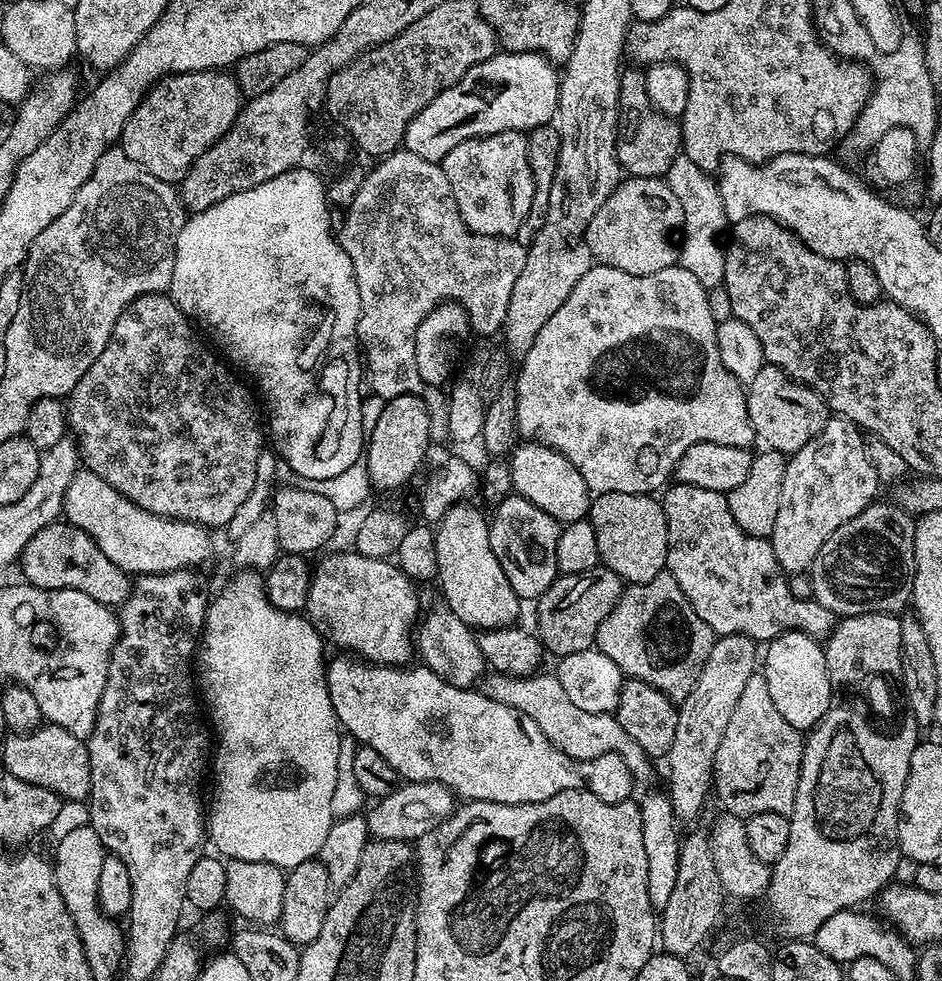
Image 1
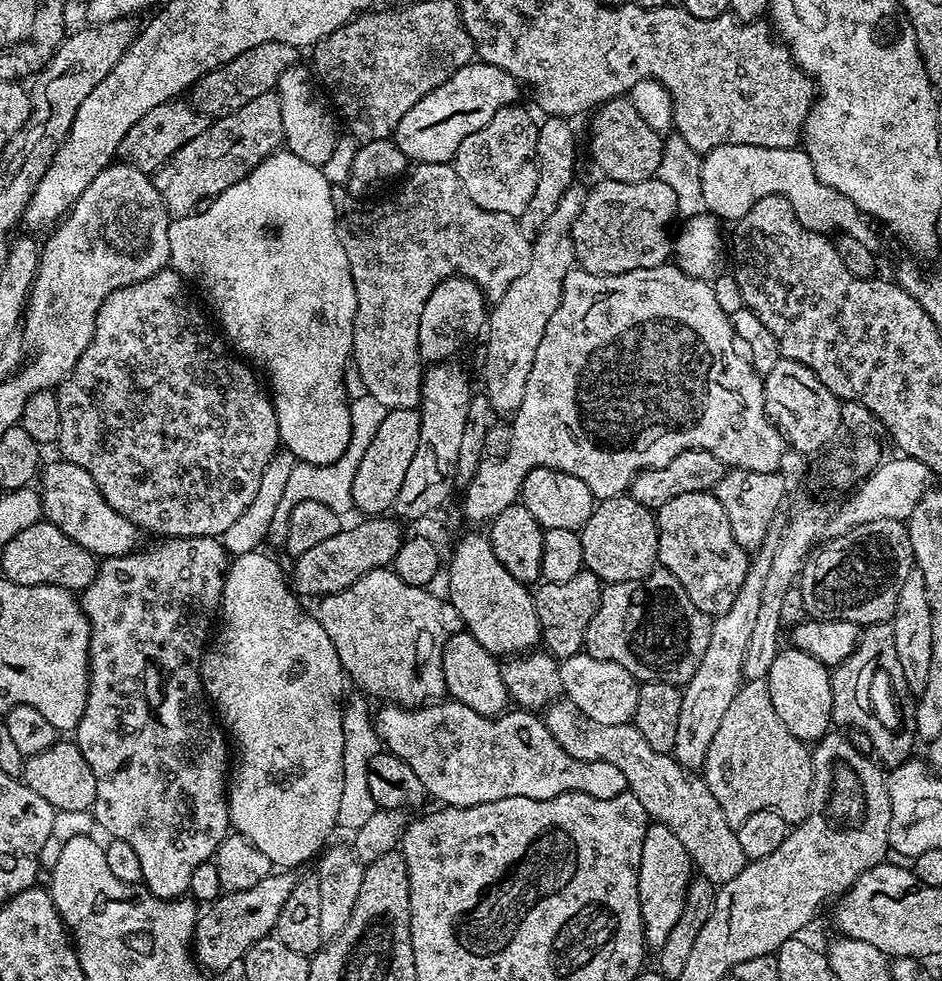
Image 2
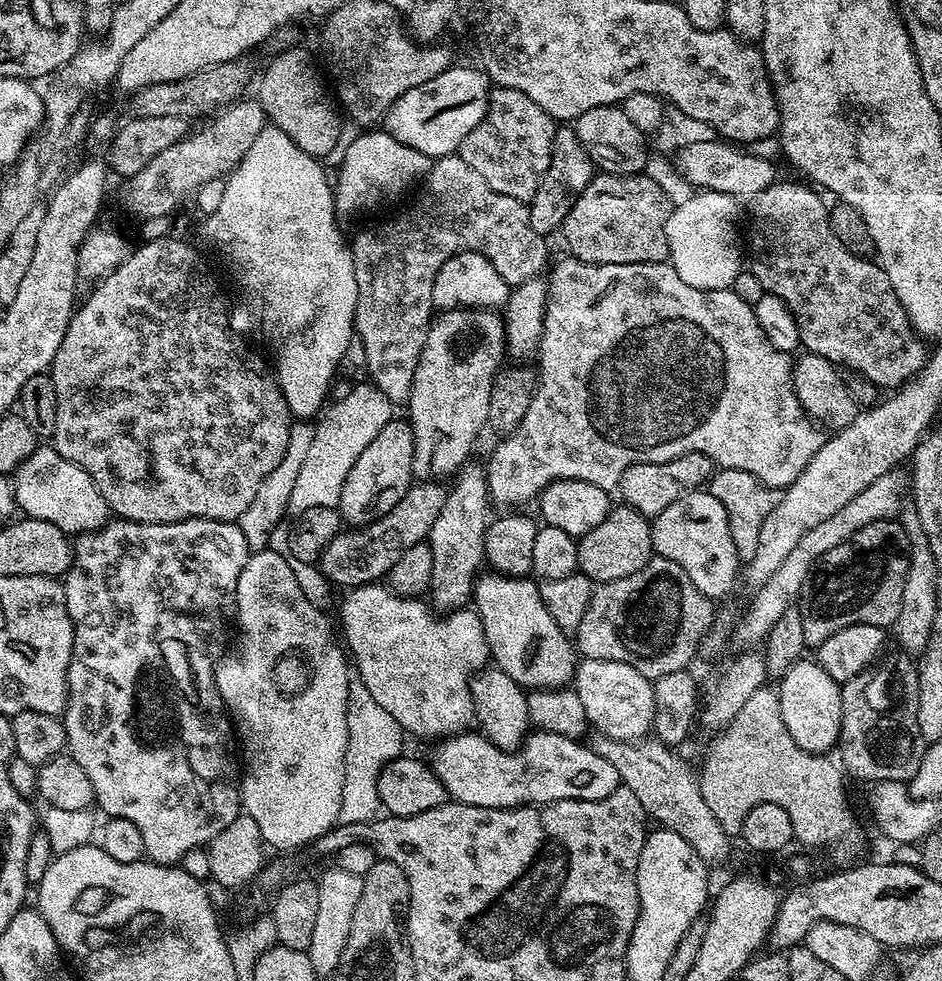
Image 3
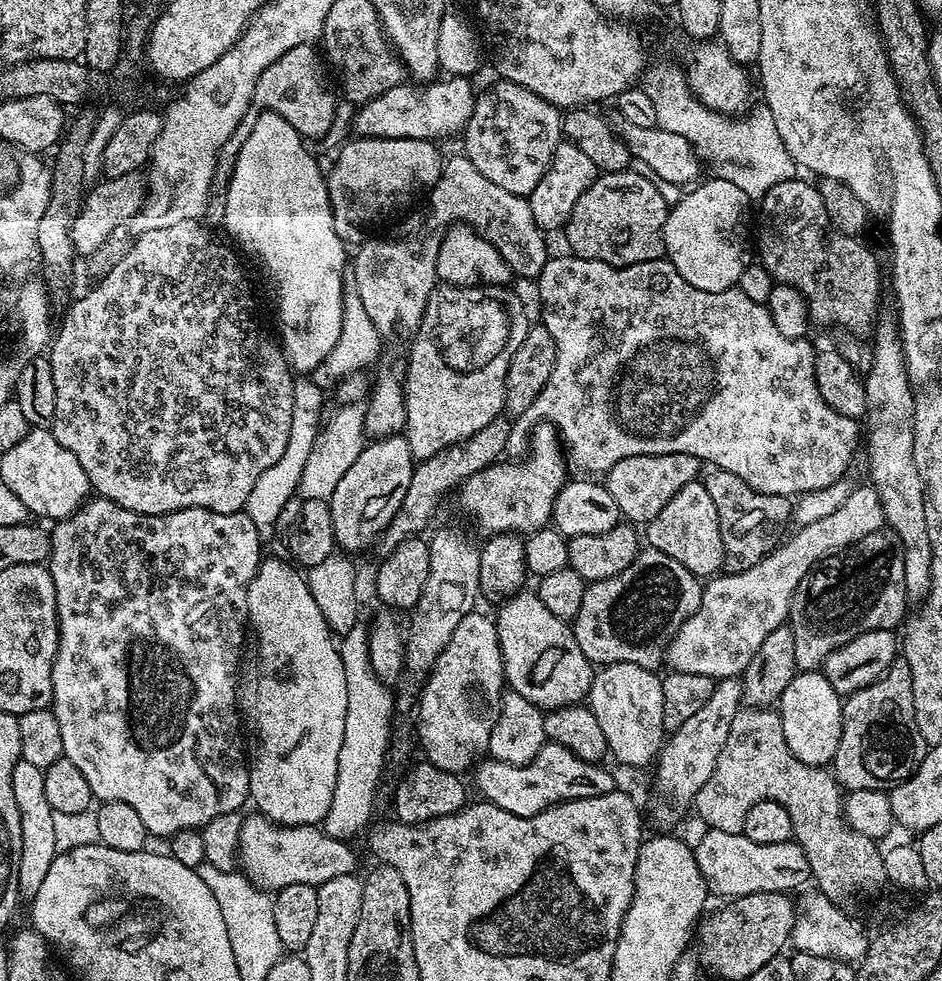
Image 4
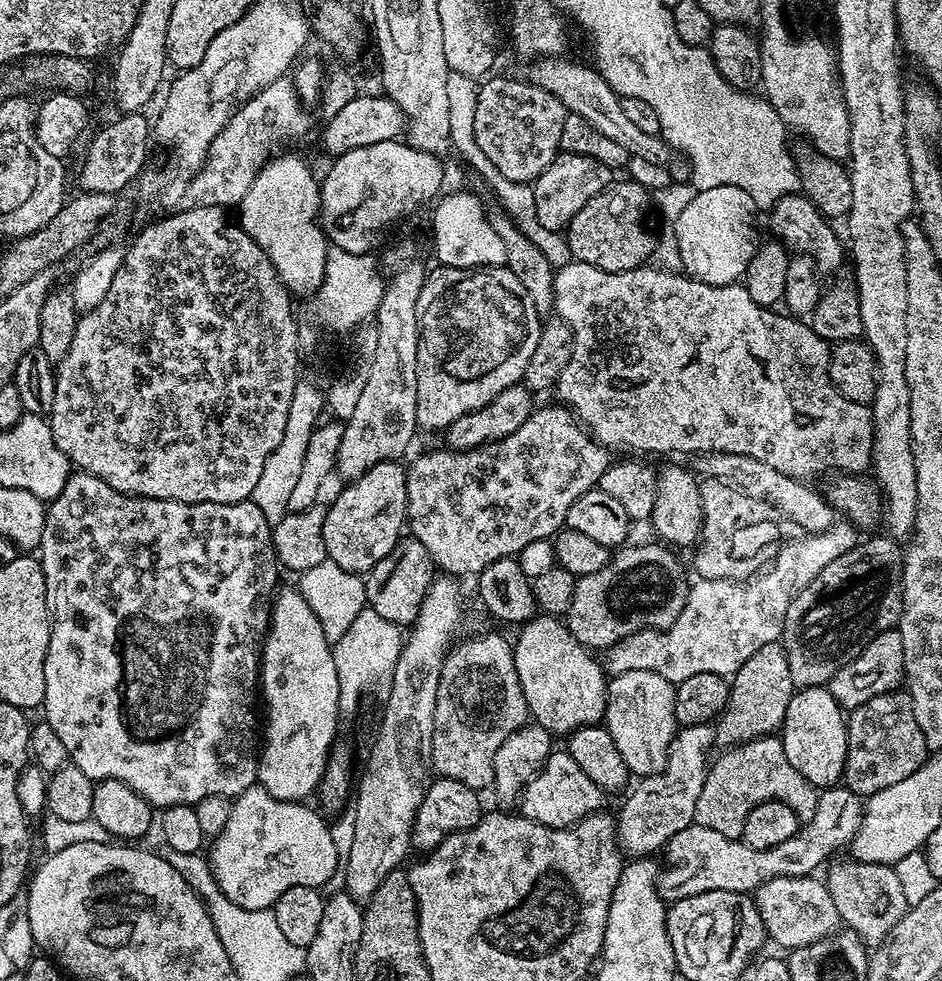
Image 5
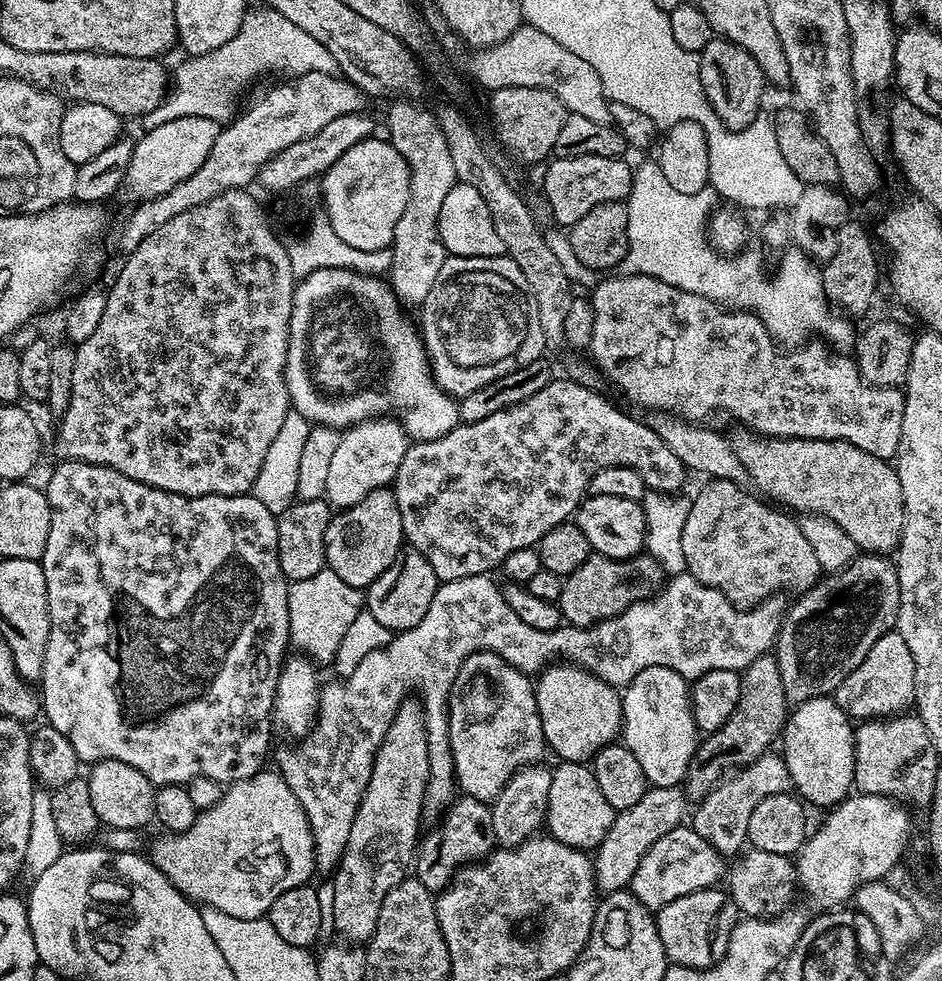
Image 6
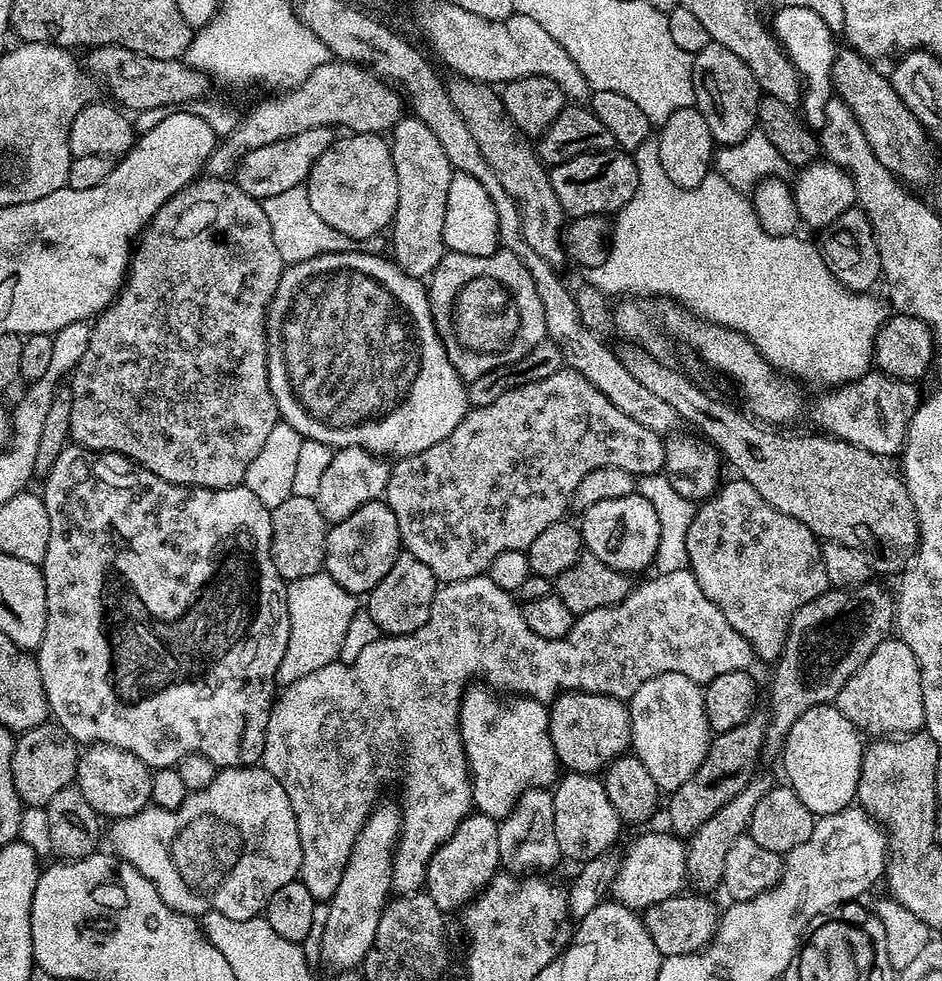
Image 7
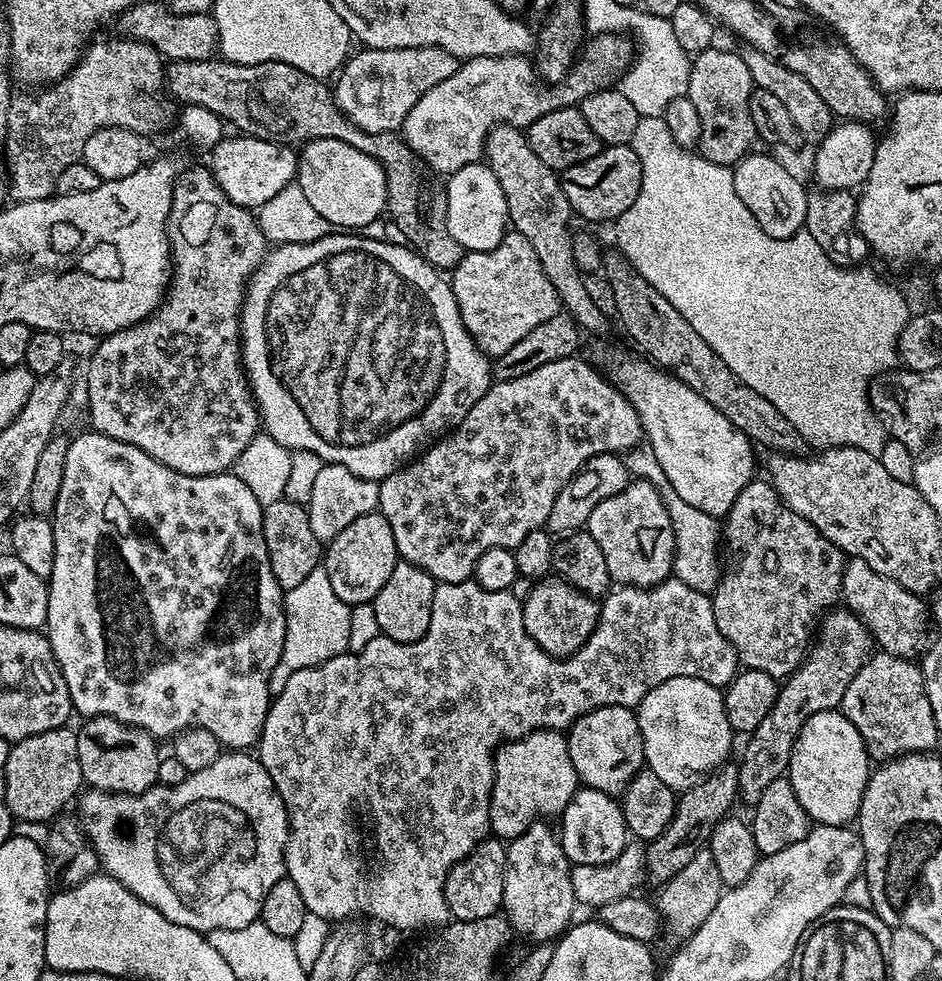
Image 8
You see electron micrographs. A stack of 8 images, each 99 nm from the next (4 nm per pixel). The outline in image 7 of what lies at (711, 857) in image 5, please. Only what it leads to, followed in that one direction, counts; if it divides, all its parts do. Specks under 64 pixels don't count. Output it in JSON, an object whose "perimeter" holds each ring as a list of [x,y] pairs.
{"perimeter":[[[648,832],[632,844],[632,849],[619,861],[610,896],[615,903],[633,910],[643,910],[685,891],[688,879],[688,849],[685,841],[675,834]]]}

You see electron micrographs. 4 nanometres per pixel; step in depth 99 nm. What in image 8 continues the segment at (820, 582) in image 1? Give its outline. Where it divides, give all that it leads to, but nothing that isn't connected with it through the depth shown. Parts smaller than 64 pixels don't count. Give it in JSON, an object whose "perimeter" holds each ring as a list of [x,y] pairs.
{"perimeter":[[[837,607],[819,621],[814,643],[807,649],[804,663],[780,684],[780,693],[776,695],[774,706],[770,706],[770,714],[766,714],[747,737],[748,745],[738,759],[736,769],[741,801],[745,800],[748,806],[756,805],[758,798],[762,798],[762,790],[787,773],[794,742],[810,717],[840,708],[846,686],[850,686],[854,674],[858,674],[870,655],[868,644],[868,627],[847,607]]]}

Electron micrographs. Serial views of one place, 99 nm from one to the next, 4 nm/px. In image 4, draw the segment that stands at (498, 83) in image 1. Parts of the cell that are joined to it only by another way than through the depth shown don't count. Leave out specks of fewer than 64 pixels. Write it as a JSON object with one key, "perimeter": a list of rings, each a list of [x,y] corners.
{"perimeter":[[[448,76],[435,82],[425,83],[423,87],[413,86],[408,82],[394,86],[386,90],[386,94],[378,94],[378,98],[361,104],[355,109],[355,135],[387,140],[414,138],[433,142],[440,142],[443,136],[452,136],[455,132],[457,135],[467,124],[476,105],[478,92],[477,89],[472,89],[472,83],[471,79],[462,76]]]}

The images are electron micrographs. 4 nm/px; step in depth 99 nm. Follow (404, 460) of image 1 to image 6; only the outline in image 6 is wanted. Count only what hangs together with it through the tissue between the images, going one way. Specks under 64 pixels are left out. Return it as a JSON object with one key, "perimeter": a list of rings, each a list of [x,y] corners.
{"perimeter":[[[383,487],[366,494],[362,502],[337,511],[328,522],[324,558],[327,567],[332,569],[342,582],[364,590],[372,584],[394,562],[394,558],[405,547],[402,530],[402,514],[398,514],[398,502],[391,487]]]}

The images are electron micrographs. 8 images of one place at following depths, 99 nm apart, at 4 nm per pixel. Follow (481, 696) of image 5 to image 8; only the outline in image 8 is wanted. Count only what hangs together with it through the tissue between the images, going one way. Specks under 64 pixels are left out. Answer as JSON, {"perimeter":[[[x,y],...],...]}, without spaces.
{"perimeter":[[[541,730],[521,740],[507,741],[497,748],[494,763],[490,828],[504,842],[518,838],[541,818],[548,818],[544,816],[559,817],[581,787],[574,762],[570,762],[568,737],[560,730]]]}

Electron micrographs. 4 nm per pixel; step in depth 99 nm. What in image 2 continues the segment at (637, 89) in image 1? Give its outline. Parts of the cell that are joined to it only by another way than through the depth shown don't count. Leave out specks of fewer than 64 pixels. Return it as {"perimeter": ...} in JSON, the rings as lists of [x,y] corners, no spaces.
{"perimeter":[[[627,95],[608,100],[595,109],[593,116],[596,117],[592,120],[588,148],[607,179],[618,182],[642,182],[653,179],[659,173],[665,137],[646,124]]]}

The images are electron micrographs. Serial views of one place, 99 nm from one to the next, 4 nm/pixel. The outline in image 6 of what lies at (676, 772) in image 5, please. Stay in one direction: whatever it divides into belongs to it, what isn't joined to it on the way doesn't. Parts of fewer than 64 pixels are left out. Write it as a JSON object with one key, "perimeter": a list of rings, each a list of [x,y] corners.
{"perimeter":[[[649,787],[648,792],[642,794],[642,798],[634,802],[634,806],[630,806],[630,810],[616,813],[606,838],[602,838],[600,847],[594,852],[597,889],[604,894],[627,889],[634,878],[634,870],[638,870],[638,862],[642,862],[646,850],[650,850],[650,846],[654,846],[658,838],[670,834],[670,830],[685,823],[688,807],[690,808],[690,801],[683,787]]]}

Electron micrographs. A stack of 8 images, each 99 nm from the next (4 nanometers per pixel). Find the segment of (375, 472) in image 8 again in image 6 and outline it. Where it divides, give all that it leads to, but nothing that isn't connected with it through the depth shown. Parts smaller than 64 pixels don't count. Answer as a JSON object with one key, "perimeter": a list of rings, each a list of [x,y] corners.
{"perimeter":[[[352,268],[316,269],[308,276],[303,277],[292,290],[292,313],[290,314],[290,326],[288,327],[288,349],[284,355],[284,381],[288,391],[288,399],[291,407],[298,414],[302,414],[313,425],[324,424],[328,428],[347,430],[353,424],[361,424],[364,420],[373,417],[383,417],[391,414],[399,421],[401,427],[407,432],[413,441],[437,440],[442,438],[456,425],[461,423],[460,405],[453,397],[449,396],[432,374],[432,365],[428,362],[428,354],[424,350],[424,342],[420,339],[417,325],[400,318],[402,304],[392,291],[392,286],[387,279],[379,275],[368,275],[354,271]]]}

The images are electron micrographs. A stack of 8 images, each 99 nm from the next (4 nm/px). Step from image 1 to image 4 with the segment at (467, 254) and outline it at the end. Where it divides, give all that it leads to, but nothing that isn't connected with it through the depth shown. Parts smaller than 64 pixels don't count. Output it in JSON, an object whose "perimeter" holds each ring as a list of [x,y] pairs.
{"perimeter":[[[463,154],[443,161],[438,182],[427,193],[427,200],[428,204],[421,203],[412,210],[417,212],[409,211],[409,216],[393,232],[365,239],[357,247],[361,248],[356,257],[353,260],[351,257],[350,274],[356,278],[354,291],[381,334],[396,327],[412,334],[419,328],[430,294],[438,286],[438,250],[448,229],[455,225],[466,224],[485,236],[517,277],[539,277],[542,266],[550,258],[545,233],[534,222],[527,199],[502,190],[502,186],[494,186]]]}

